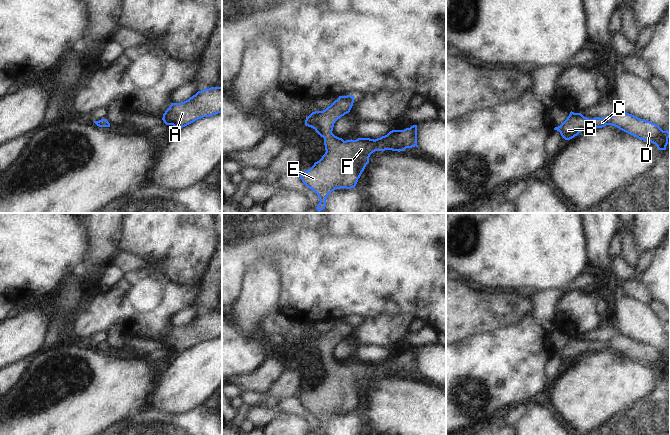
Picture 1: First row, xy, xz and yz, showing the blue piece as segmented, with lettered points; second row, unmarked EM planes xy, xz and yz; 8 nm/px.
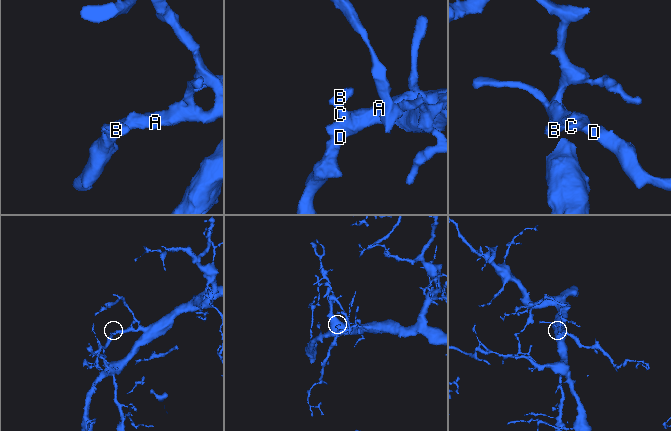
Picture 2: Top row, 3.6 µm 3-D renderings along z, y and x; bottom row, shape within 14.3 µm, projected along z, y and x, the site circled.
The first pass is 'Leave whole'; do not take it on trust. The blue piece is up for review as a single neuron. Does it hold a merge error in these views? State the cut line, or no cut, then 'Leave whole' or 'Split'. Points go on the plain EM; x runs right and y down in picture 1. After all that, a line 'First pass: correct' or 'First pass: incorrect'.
No split. Leave whole
First pass: correct

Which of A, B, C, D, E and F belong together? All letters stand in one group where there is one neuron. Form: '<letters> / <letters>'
A B C D E F

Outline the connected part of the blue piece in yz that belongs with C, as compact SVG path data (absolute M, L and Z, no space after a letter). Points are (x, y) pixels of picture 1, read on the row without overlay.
M619 334L610 341L595 341L589 343L581 337L570 336L567 343L554 354L560 356L565 364L570 364L589 351L602 352L612 349L620 354L637 361L638 363L651 366L659 374L666 374L670 356L663 355L658 349L644 343L635 341L632 338Z

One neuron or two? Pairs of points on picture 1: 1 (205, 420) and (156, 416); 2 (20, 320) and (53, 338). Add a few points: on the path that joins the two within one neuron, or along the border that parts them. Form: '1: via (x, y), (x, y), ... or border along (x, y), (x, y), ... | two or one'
1: via (193, 422), (168, 422) | one
2: border along (47, 329), (42, 345) | two

